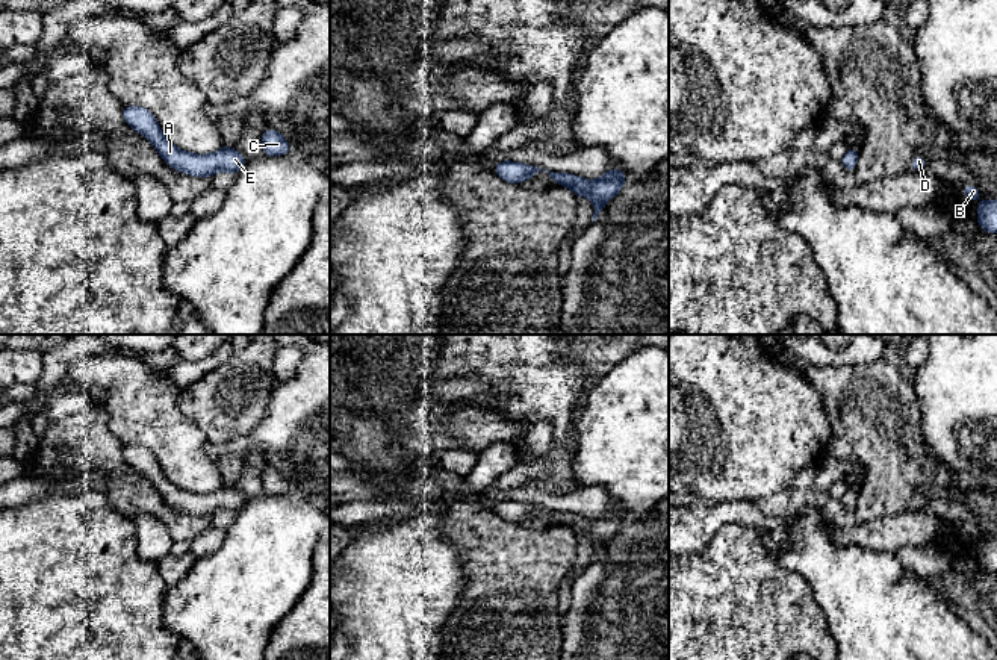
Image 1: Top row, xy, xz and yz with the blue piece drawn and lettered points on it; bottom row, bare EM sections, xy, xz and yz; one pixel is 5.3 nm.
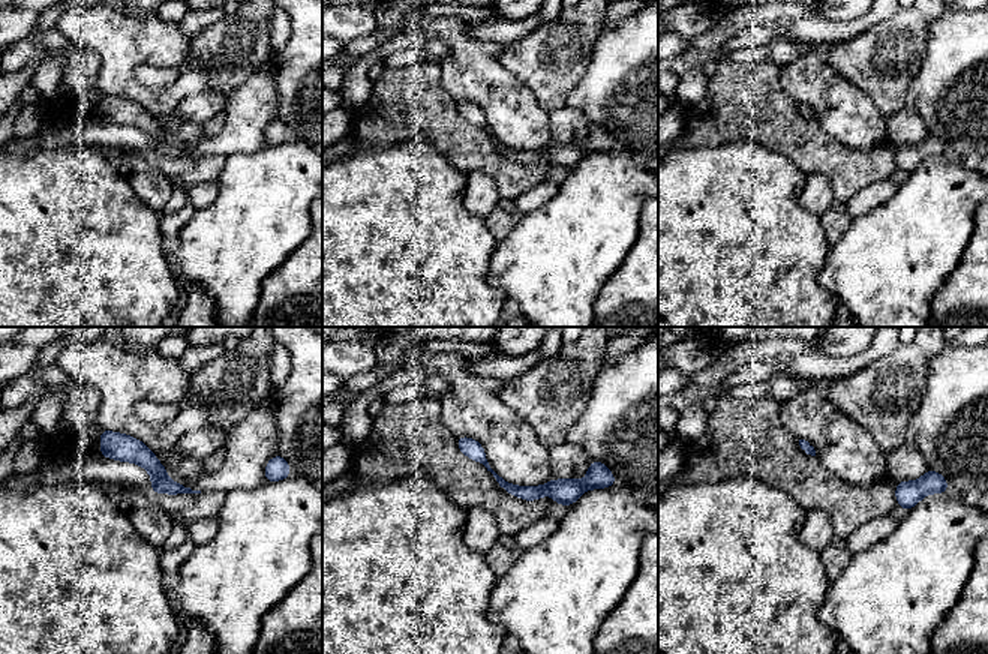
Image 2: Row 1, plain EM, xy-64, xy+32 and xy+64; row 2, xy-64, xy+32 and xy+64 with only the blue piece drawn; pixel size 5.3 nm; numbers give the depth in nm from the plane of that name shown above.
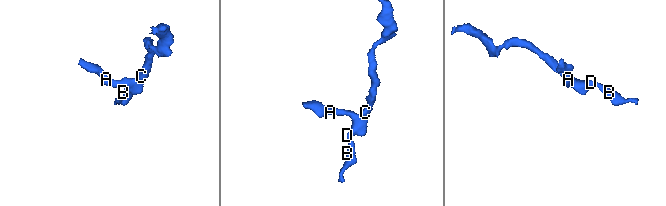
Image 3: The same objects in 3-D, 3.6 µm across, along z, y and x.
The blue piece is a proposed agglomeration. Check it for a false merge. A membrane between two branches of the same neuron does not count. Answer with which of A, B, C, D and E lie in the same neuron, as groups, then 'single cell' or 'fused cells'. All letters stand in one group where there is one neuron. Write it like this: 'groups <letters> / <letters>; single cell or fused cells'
groups A B C D E; single cell

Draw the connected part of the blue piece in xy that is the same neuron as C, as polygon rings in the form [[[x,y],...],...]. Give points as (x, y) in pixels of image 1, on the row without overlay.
[[[268,466],[262,474],[262,489],[263,495],[281,495],[290,492],[292,486],[280,471]]]

